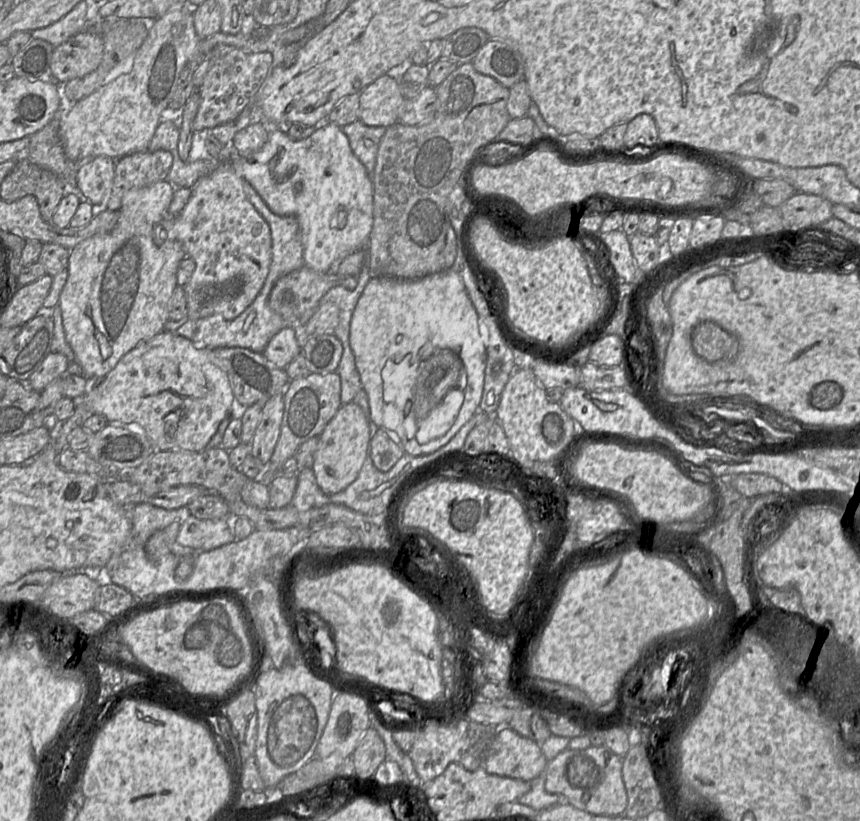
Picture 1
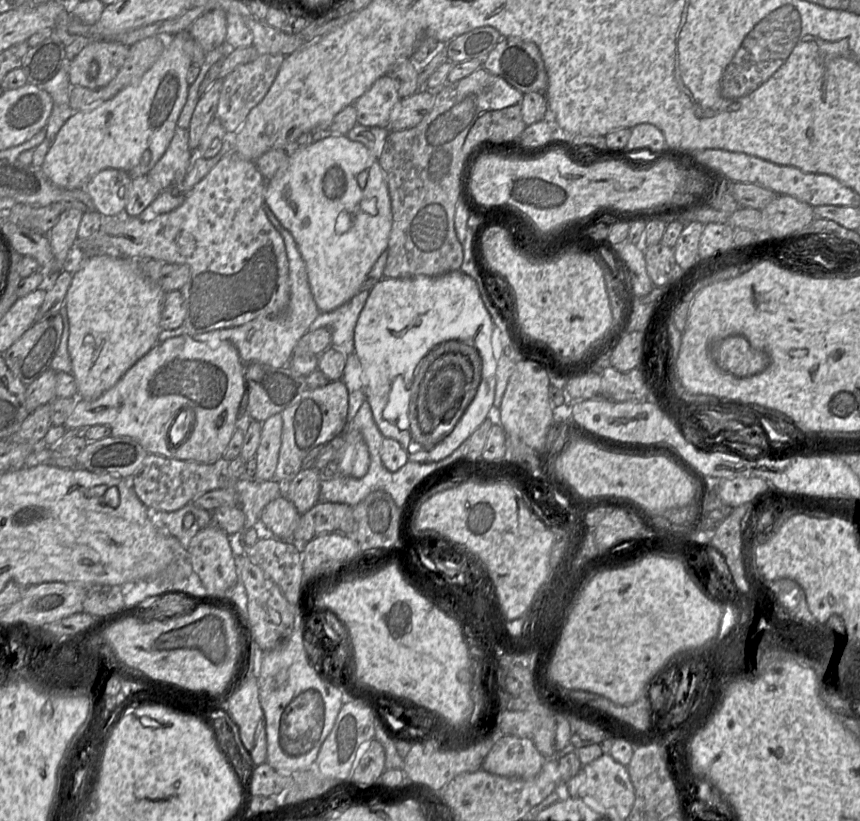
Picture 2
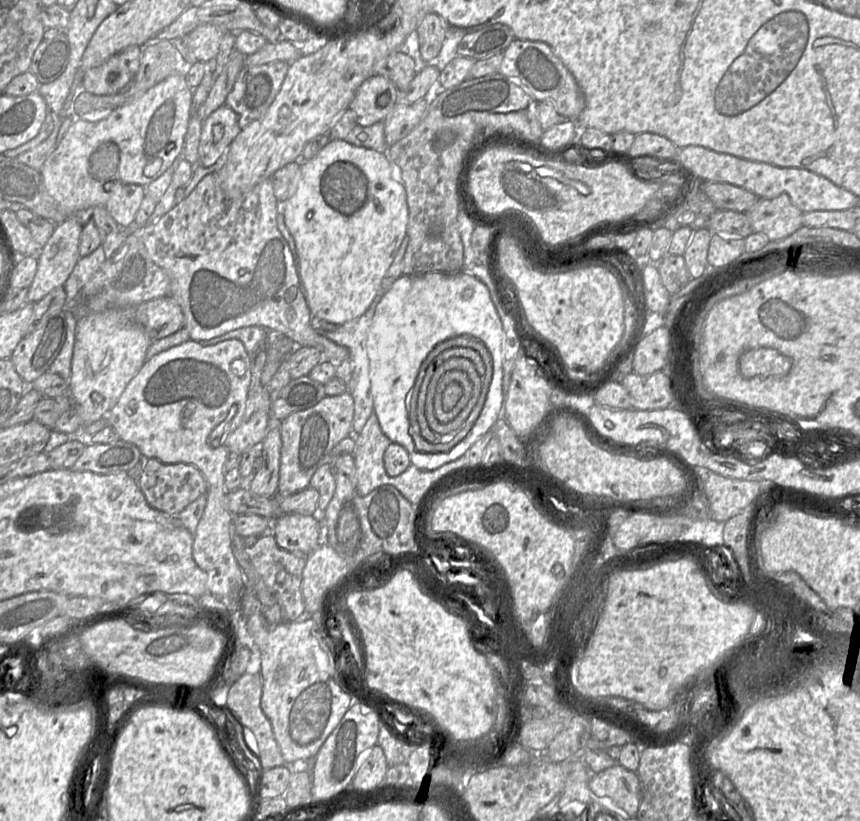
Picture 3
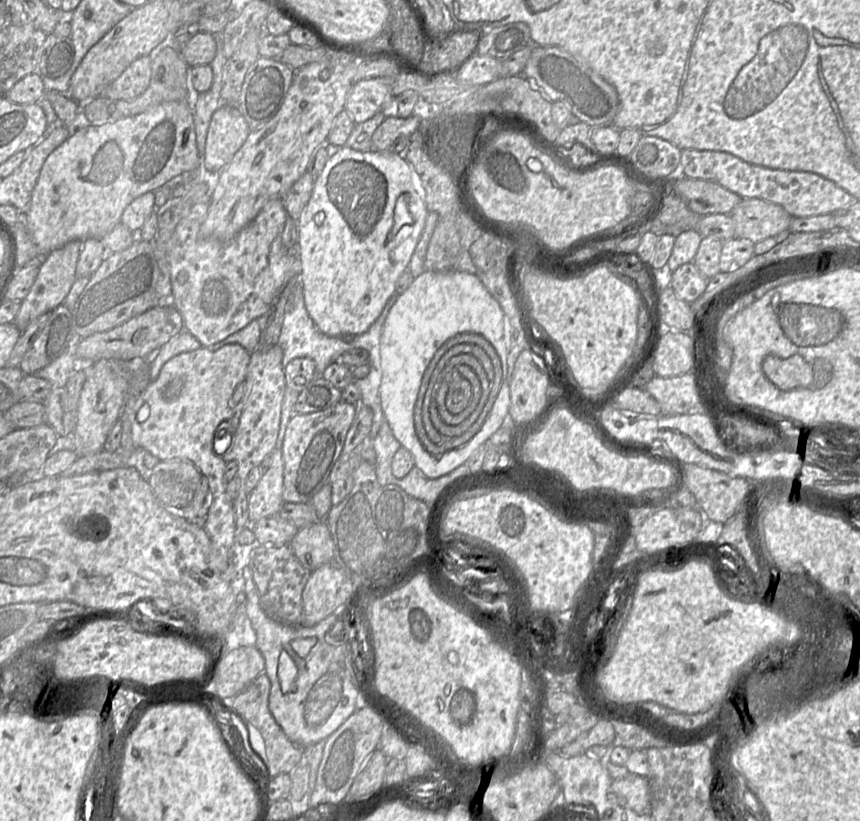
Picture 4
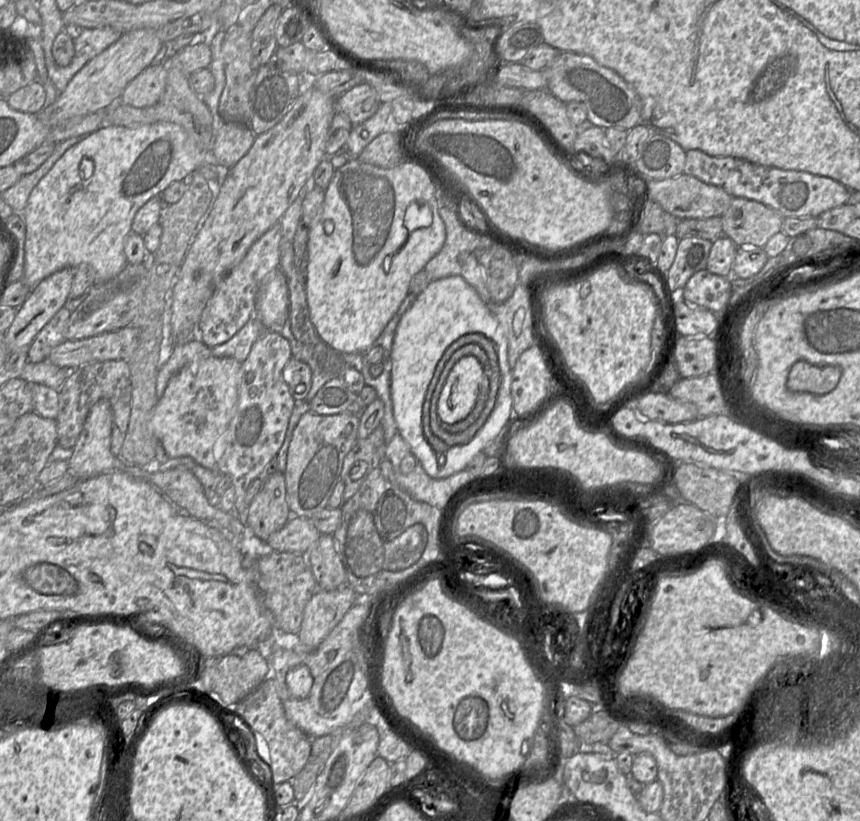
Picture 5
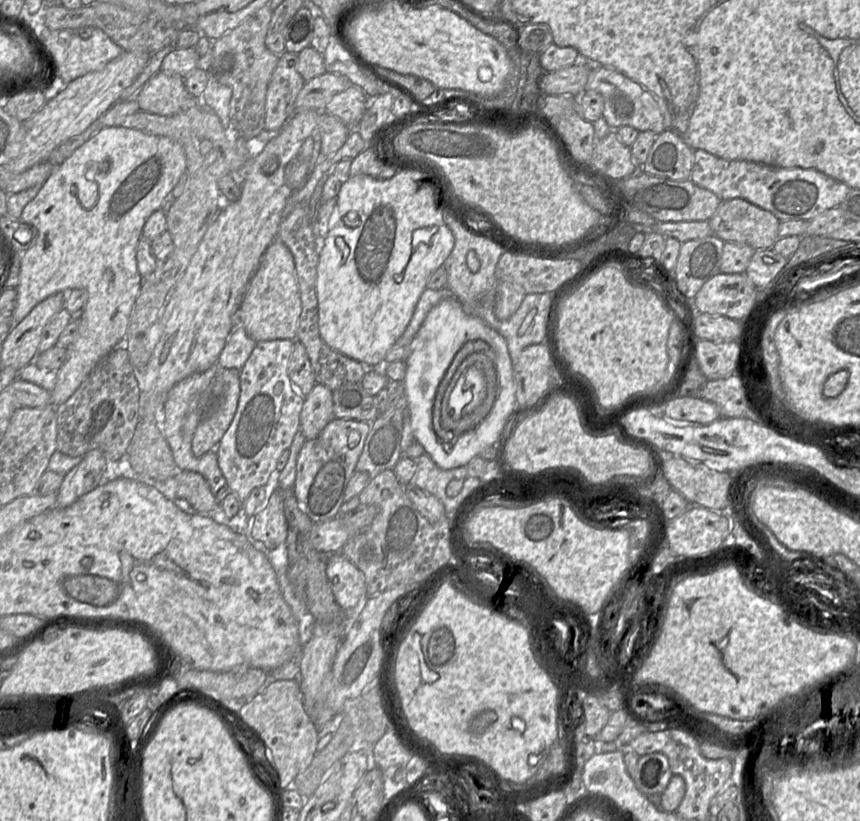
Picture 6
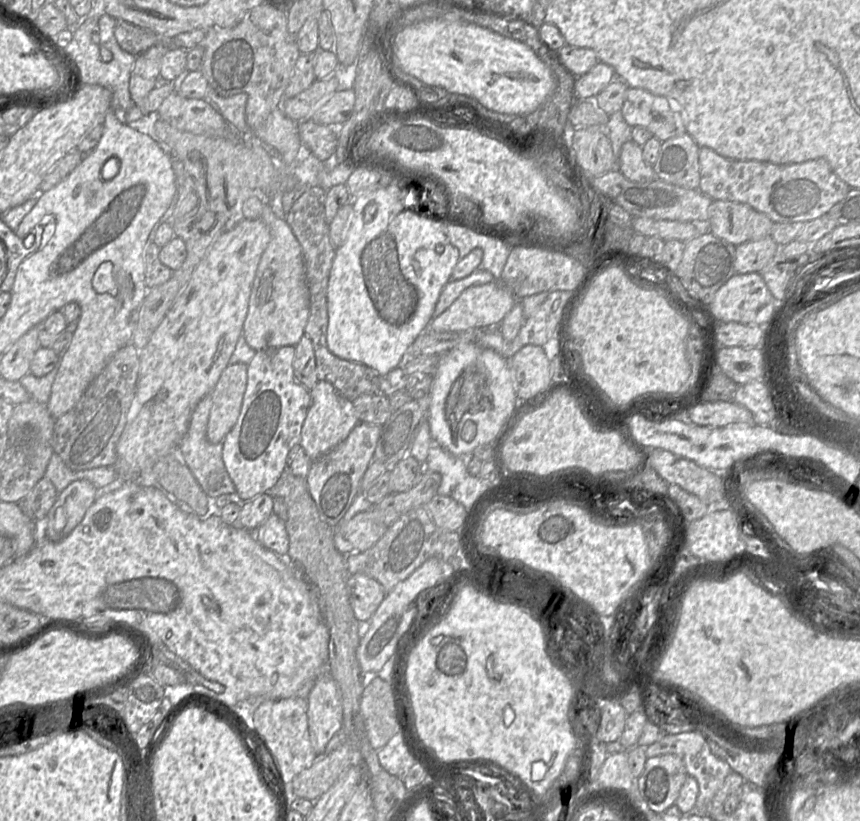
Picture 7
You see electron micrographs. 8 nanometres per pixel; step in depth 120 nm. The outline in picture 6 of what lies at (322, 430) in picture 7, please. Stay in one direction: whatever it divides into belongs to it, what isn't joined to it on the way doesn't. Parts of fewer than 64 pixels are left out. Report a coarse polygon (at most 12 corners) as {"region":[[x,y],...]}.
{"region":[[315,383],[304,399],[299,429],[317,438],[334,418],[332,390]]}

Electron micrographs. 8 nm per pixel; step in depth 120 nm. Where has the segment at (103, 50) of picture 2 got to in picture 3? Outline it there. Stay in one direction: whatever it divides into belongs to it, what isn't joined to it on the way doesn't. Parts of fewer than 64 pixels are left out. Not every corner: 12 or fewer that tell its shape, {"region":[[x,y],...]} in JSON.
{"region":[[132,45],[82,76],[95,95],[115,95],[139,69]]}

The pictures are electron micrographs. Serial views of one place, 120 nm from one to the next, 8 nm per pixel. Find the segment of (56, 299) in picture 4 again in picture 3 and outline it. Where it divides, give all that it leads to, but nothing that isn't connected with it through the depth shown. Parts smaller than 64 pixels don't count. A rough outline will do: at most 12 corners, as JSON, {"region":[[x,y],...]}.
{"region":[[55,224],[37,255],[27,302],[64,286],[79,260],[82,225]]}

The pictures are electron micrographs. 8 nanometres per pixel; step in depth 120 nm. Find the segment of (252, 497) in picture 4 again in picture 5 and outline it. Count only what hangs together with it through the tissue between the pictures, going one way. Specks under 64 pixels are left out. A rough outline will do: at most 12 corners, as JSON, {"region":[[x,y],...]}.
{"region":[[284,473],[264,482],[246,525],[266,541],[292,518]]}

